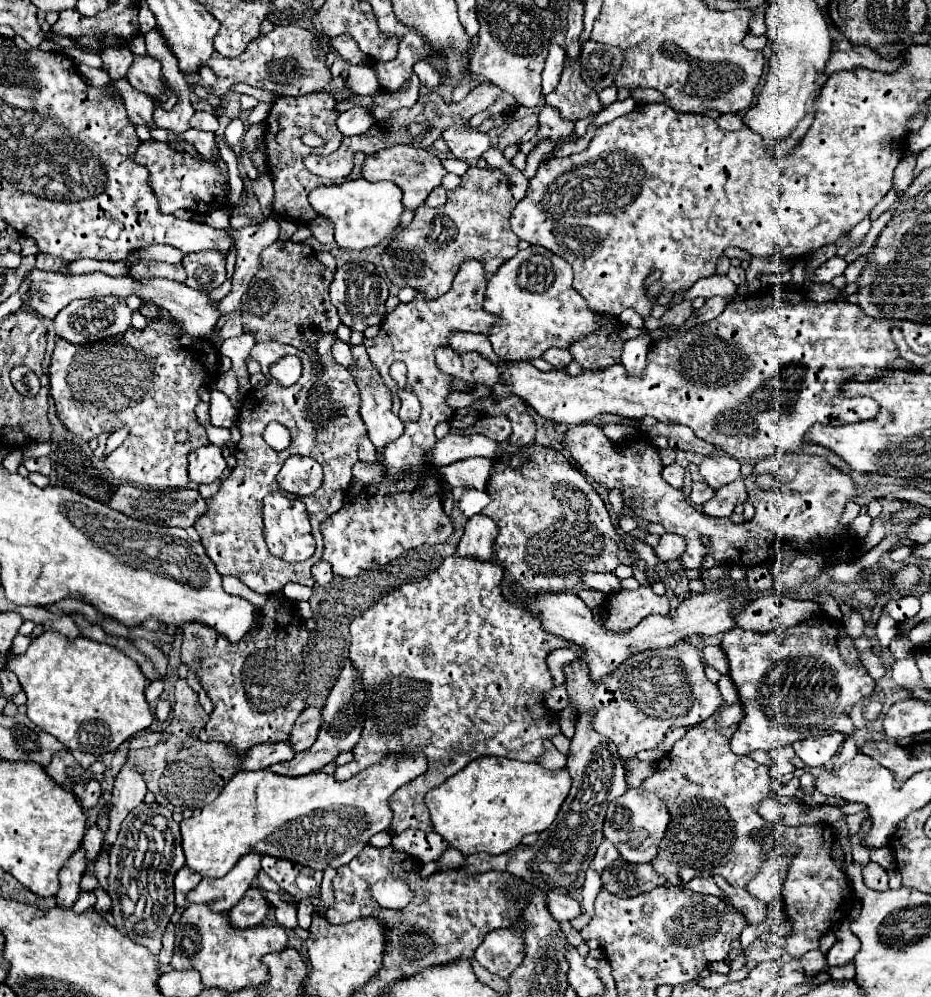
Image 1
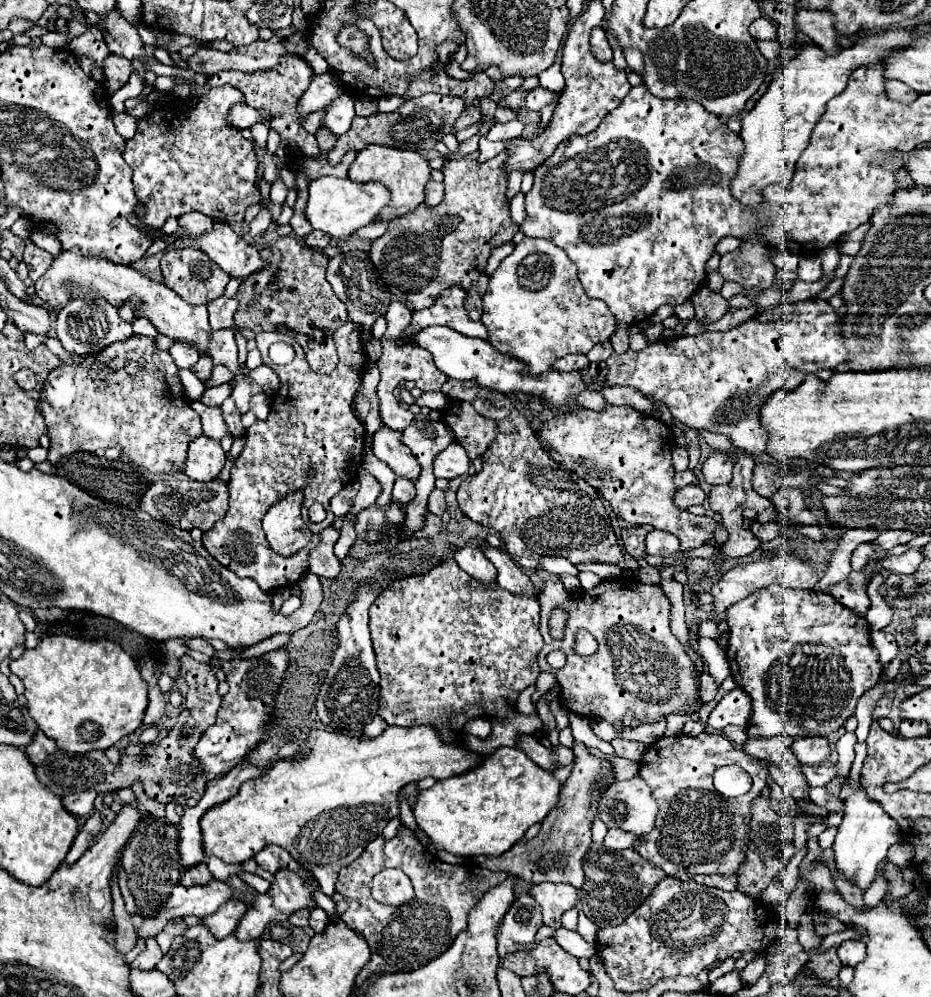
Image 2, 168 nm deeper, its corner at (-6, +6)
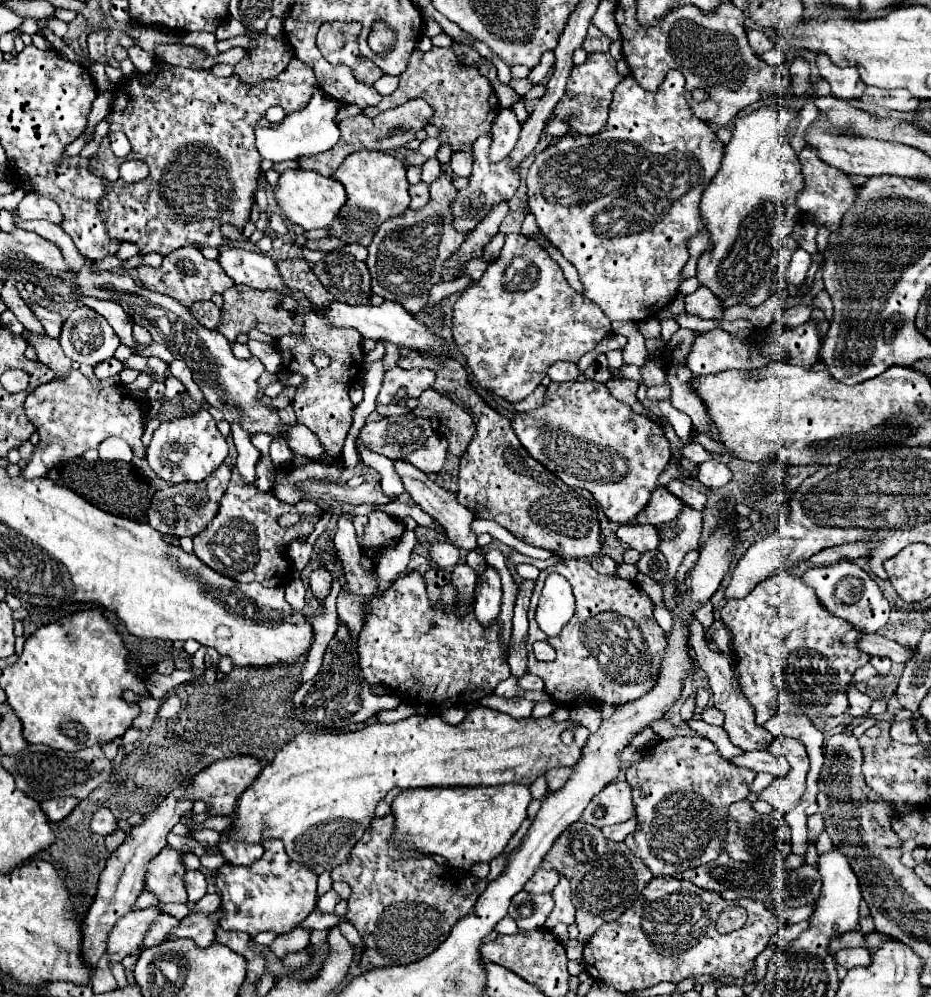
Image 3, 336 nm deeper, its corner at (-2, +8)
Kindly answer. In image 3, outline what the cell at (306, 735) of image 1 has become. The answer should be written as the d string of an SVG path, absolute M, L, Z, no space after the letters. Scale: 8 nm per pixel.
M237 754L233 758L223 758L223 760L215 762L215 764L211 764L209 768L201 770L193 778L193 782L189 786L189 794L185 794L185 796L189 796L191 800L203 800L203 802L211 804L215 816L231 816L235 812L235 800L237 800L237 796L245 788L251 786L251 782L259 776L261 770L263 770L261 760L255 758L255 756L251 756L251 754Z

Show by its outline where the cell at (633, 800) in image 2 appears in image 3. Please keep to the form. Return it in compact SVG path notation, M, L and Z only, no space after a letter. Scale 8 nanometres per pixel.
M615 780L609 786L605 786L599 794L593 796L587 810L583 812L583 820L597 828L627 822L633 816L633 788L627 780Z

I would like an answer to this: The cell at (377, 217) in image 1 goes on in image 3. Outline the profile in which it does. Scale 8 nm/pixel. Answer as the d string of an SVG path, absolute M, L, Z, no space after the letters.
M287 170L285 174L281 174L275 196L277 204L281 206L281 214L291 224L299 224L305 230L329 228L347 202L347 194L341 182L337 182L335 178L325 178L313 170Z

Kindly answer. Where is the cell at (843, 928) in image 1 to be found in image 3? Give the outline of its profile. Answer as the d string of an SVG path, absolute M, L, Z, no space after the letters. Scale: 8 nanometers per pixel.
M845 948L839 950L835 954L837 964L845 966L845 968L853 968L853 966L865 966L871 962L871 954L867 948Z

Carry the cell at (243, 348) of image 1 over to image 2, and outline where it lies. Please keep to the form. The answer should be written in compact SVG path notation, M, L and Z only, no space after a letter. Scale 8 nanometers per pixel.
M243 374L235 378L235 388L231 392L231 398L235 400L235 406L239 410L239 414L243 416L245 412L249 412L249 398L251 398L251 378L245 378Z

